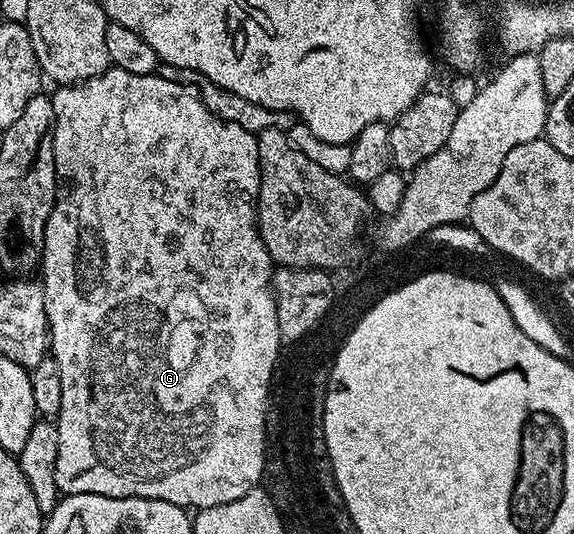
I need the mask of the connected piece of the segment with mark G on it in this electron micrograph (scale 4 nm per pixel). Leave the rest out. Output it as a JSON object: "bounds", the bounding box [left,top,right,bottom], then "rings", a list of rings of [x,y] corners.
{"bounds":[40,67,283,510],"rings":[[[113,67],[105,69],[100,75],[83,81],[77,85],[55,88],[50,102],[54,112],[54,169],[58,172],[58,180],[64,186],[60,196],[54,202],[54,210],[44,231],[44,247],[40,266],[40,284],[44,291],[44,307],[46,322],[50,325],[48,342],[49,356],[53,357],[60,371],[60,411],[56,418],[60,435],[60,451],[56,455],[56,487],[59,494],[91,493],[105,497],[147,497],[152,500],[166,500],[168,503],[189,507],[191,510],[217,507],[224,503],[232,503],[250,489],[255,488],[263,480],[266,467],[267,431],[266,411],[271,404],[272,382],[275,380],[274,364],[278,361],[278,345],[283,344],[278,326],[278,312],[274,302],[274,290],[271,288],[274,270],[268,251],[258,234],[258,192],[260,191],[260,159],[258,158],[258,138],[253,133],[244,131],[236,123],[228,123],[220,119],[199,99],[197,92],[170,77],[162,77],[158,73],[148,75],[132,75],[132,71],[120,71]]]}

